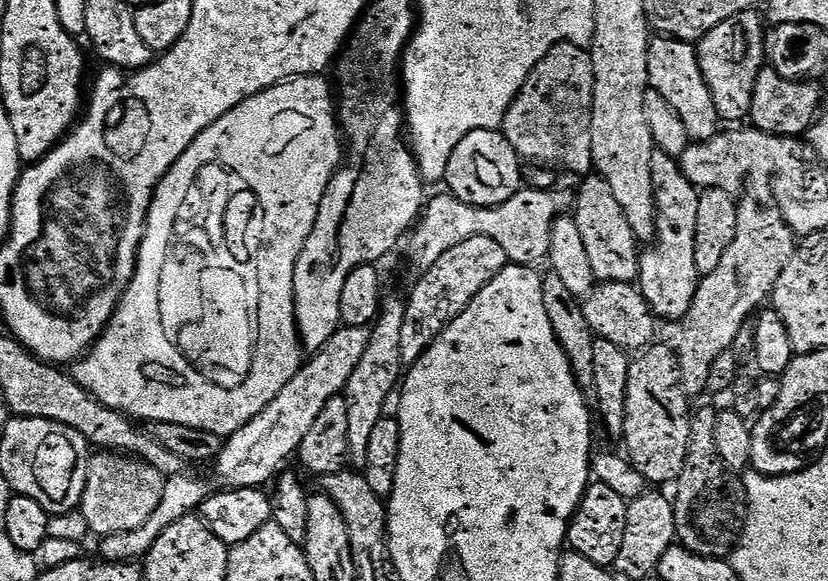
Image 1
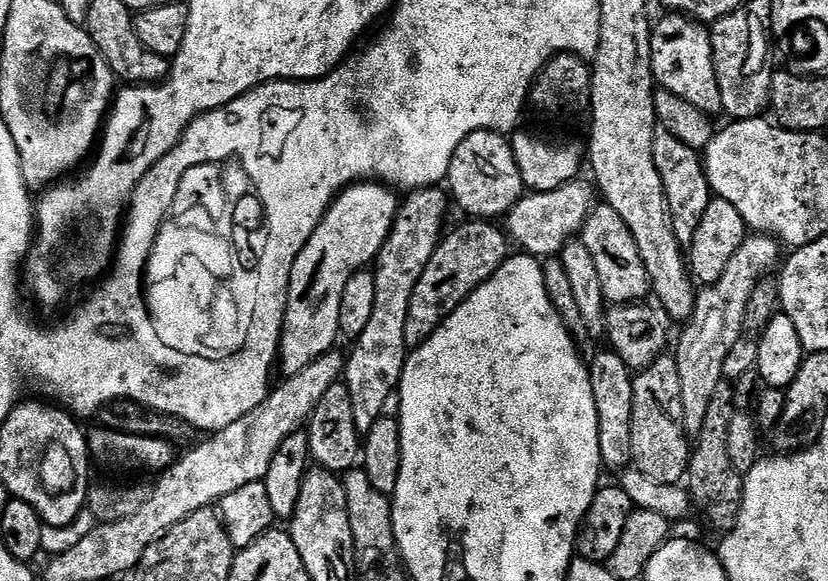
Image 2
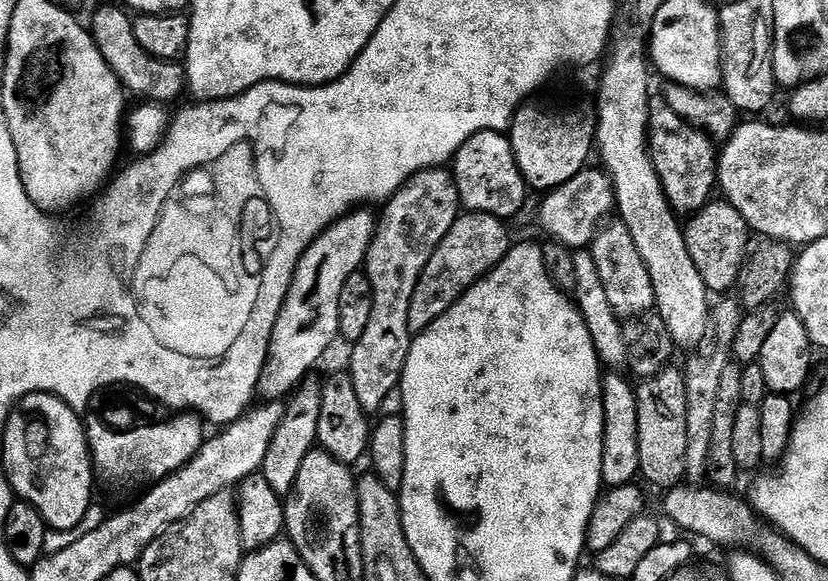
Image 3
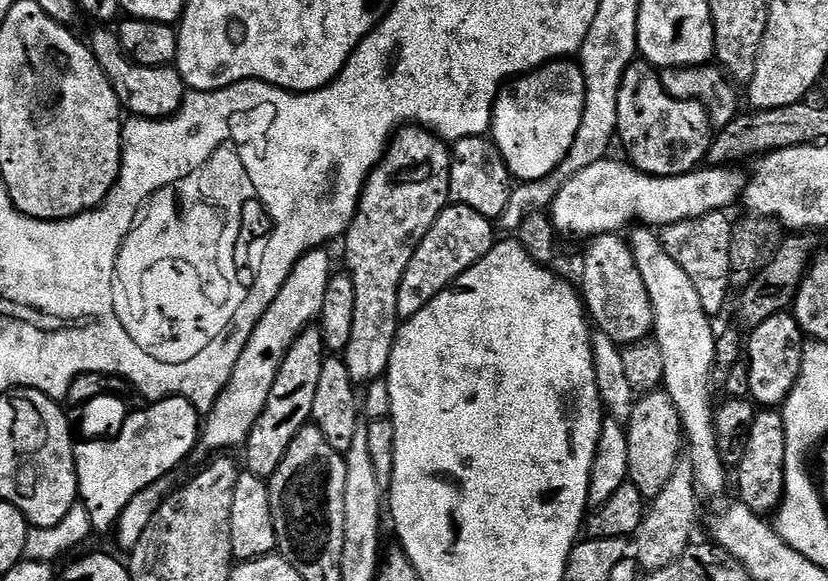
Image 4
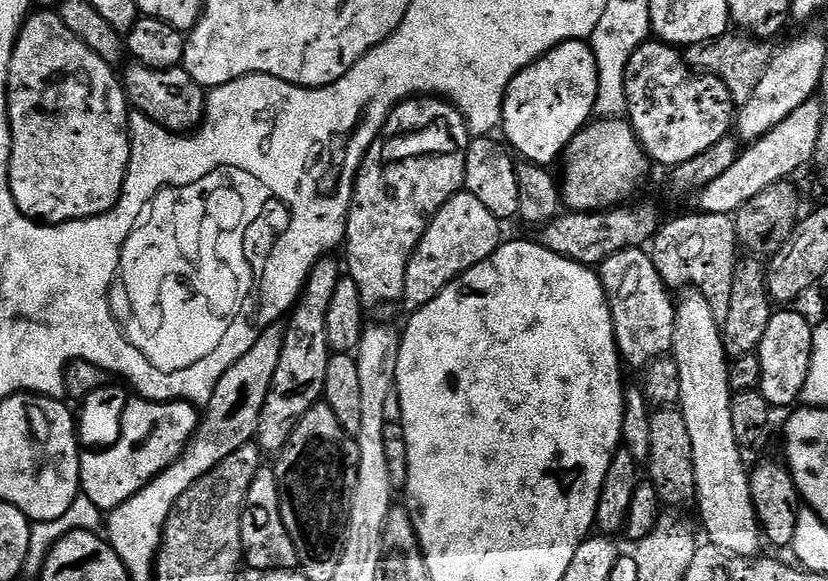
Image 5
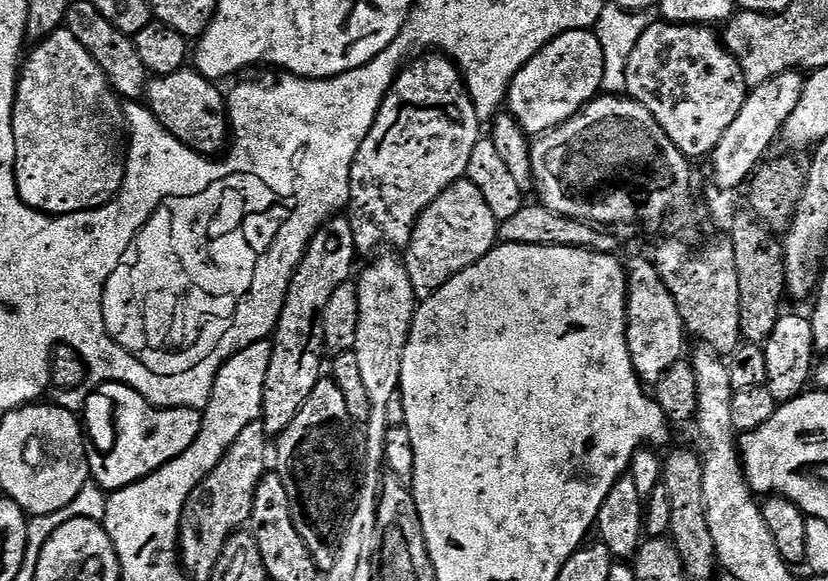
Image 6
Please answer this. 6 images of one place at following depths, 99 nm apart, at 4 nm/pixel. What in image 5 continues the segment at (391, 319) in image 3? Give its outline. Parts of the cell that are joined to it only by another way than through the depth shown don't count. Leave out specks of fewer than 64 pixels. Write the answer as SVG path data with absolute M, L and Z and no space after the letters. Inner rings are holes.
M414 96L411 100L402 100L392 113L386 118L384 129L380 131L380 137L372 143L370 150L364 155L364 161L360 163L360 173L356 175L356 185L352 195L352 204L348 208L348 234L346 245L348 244L348 264L346 260L346 272L353 282L358 286L360 291L360 300L363 302L365 309L380 308L383 304L392 304L401 299L404 295L404 279L410 258L418 246L418 242L424 236L428 223L438 214L438 210L445 204L453 194L464 188L464 171L466 170L466 154L470 143L470 133L468 124L453 104L438 96Z

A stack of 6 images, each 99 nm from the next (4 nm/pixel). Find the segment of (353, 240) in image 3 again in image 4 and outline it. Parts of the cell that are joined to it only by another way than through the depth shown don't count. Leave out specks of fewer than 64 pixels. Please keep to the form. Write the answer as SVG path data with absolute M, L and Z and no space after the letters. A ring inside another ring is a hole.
M313 250L298 261L278 298L274 298L266 314L256 324L254 334L250 334L248 344L238 358L238 366L234 366L230 382L222 390L202 424L203 447L208 447L213 454L223 453L223 448L247 445L248 435L264 412L266 402L270 398L270 390L274 386L274 378L278 378L278 370L290 346L294 346L294 342L305 328L309 327L324 309L326 290L334 275L332 260L326 253L324 250Z

